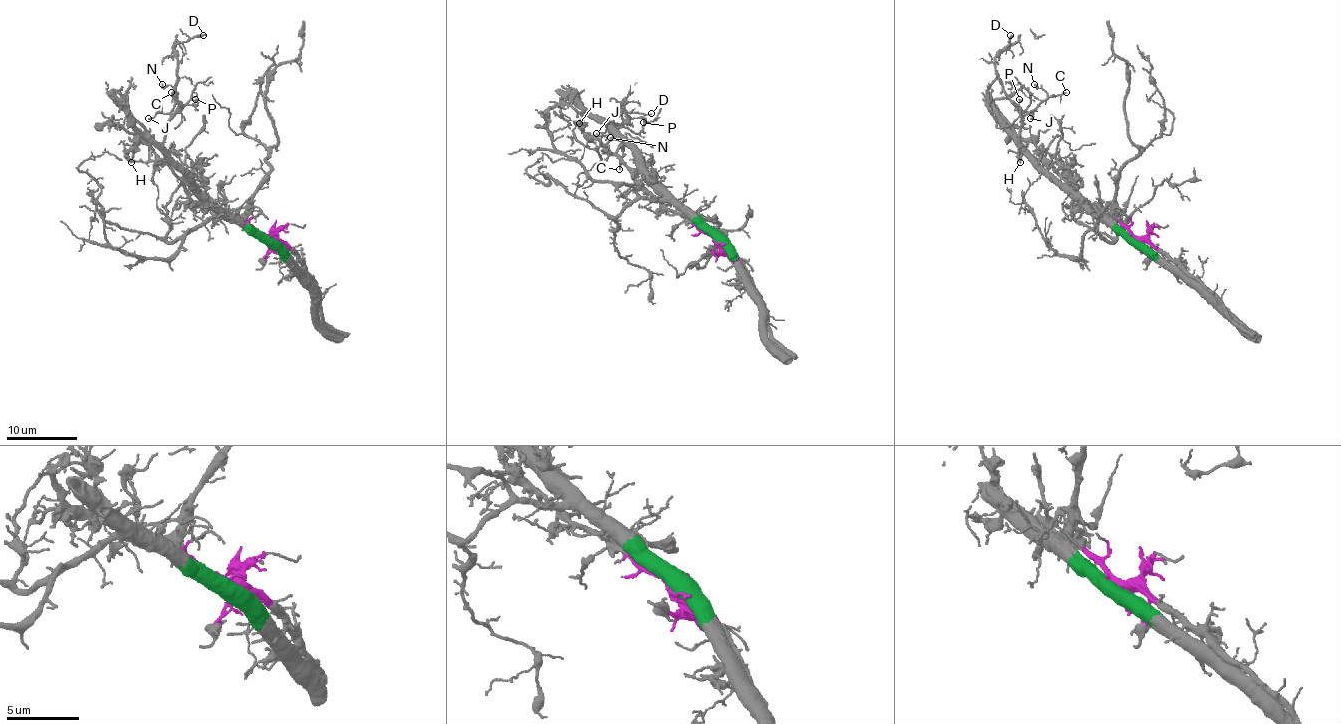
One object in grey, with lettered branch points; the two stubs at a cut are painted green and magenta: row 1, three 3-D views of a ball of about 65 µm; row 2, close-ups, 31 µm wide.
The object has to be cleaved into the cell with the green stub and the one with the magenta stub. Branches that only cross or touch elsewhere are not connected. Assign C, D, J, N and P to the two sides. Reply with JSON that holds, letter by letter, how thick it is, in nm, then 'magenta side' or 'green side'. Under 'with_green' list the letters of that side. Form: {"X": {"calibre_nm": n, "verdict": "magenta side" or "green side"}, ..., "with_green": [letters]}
{"C": {"calibre_nm": 100, "verdict": "green side"}, "D": {"calibre_nm": 120, "verdict": "green side"}, "J": {"calibre_nm": 110, "verdict": "green side"}, "N": {"calibre_nm": 170, "verdict": "green side"}, "P": {"calibre_nm": 190, "verdict": "green side"}, "with_green": ["C", "D", "J", "N", "P"]}

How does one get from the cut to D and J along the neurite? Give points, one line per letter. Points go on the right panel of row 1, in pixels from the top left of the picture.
D: (1136, 239), (1106, 216), (1091, 216), (1019, 142), (1021, 120), (996, 69), (996, 57), (1010, 35)
J: (1136, 239), (1106, 216), (1091, 216), (1019, 142), (1021, 120), (1033, 113), (1030, 119)

